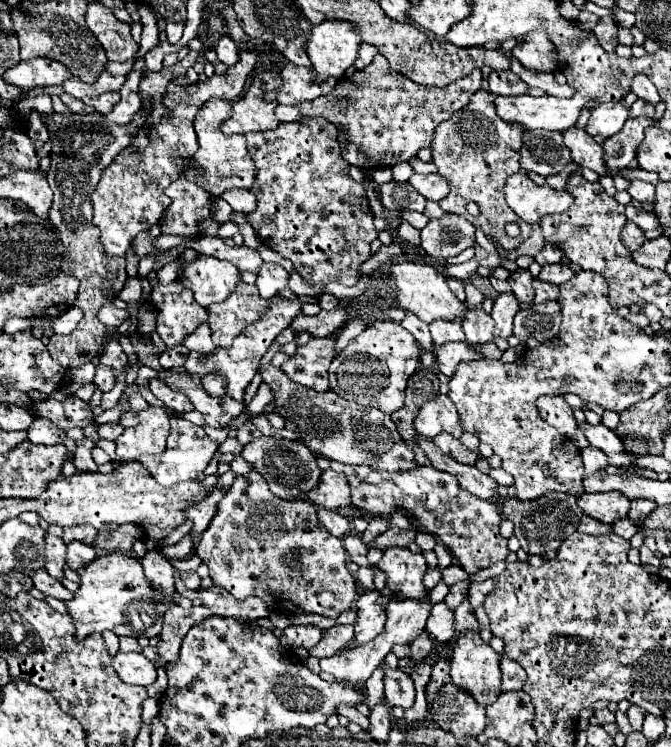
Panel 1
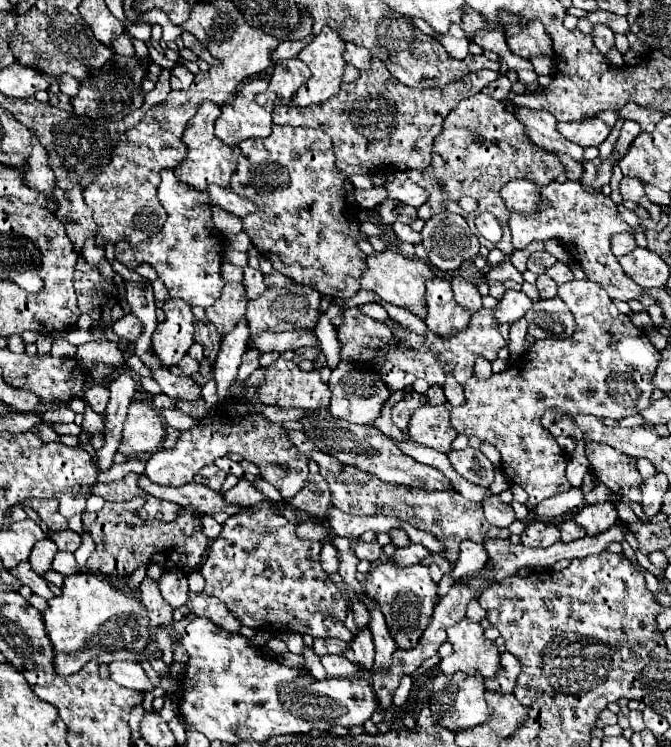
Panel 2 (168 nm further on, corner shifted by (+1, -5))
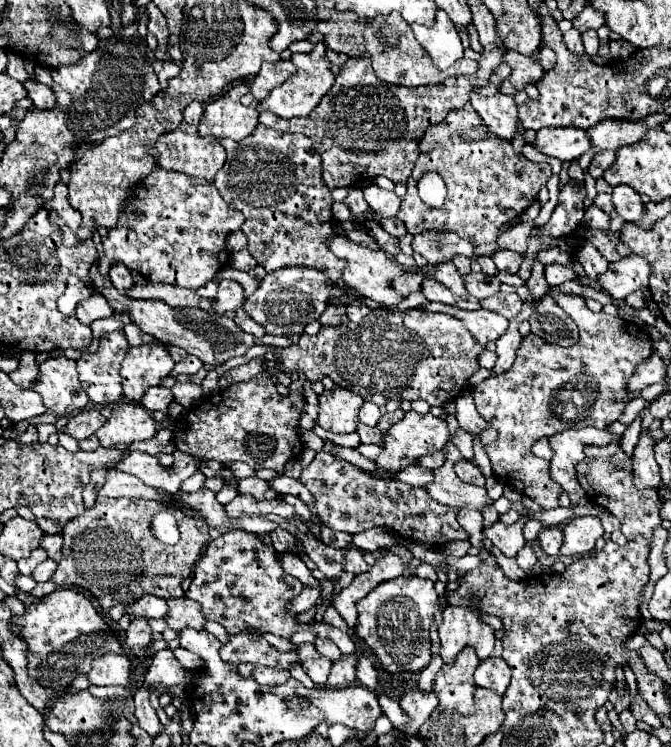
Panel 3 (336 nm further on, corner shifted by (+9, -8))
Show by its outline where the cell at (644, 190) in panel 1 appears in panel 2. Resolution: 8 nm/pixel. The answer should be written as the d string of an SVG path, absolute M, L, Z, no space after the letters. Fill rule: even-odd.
M623 178L621 180L621 194L625 200L633 200L637 202L637 206L643 206L645 210L653 210L655 204L651 204L645 196L645 190L643 190L643 184L637 180L637 178ZM647 204L647 206L645 206Z

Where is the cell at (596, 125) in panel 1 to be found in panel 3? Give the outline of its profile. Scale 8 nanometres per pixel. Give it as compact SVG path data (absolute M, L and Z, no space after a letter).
M543 127L537 131L535 145L541 153L561 161L579 159L591 149L587 131L581 131L579 127Z

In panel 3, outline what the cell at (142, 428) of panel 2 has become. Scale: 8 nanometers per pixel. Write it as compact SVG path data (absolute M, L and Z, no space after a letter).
M123 401L113 405L111 419L95 433L103 447L131 445L135 441L147 441L155 435L153 417L139 405Z

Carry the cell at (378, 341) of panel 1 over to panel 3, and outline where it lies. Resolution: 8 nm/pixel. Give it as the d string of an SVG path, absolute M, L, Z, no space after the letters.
M345 387L323 391L319 395L317 423L331 433L353 433L359 423L359 409L365 401Z

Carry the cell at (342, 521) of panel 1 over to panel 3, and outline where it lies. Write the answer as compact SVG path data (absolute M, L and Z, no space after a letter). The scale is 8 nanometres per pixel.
M275 529L269 533L271 539L273 539L273 545L277 551L281 553L287 553L287 551L297 551L299 549L299 541L285 529Z

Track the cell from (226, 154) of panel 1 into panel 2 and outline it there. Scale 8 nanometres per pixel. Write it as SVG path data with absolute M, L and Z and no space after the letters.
M203 102L183 132L181 140L187 146L187 158L181 164L177 164L173 172L179 180L185 180L185 184L193 184L193 188L205 188L211 182L227 188L231 174L235 172L239 146L229 146L223 140L215 138L213 122L217 120L217 116L219 116L219 106L213 102Z

